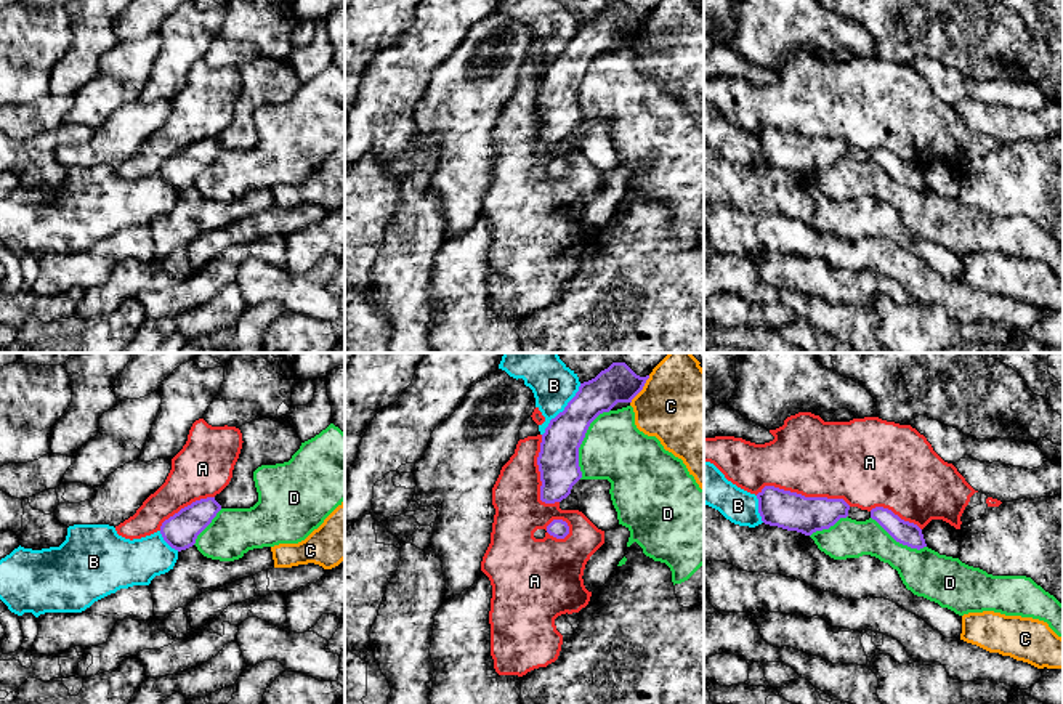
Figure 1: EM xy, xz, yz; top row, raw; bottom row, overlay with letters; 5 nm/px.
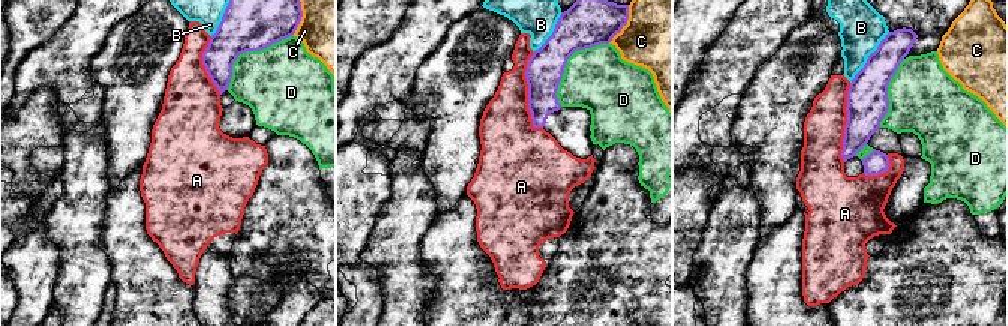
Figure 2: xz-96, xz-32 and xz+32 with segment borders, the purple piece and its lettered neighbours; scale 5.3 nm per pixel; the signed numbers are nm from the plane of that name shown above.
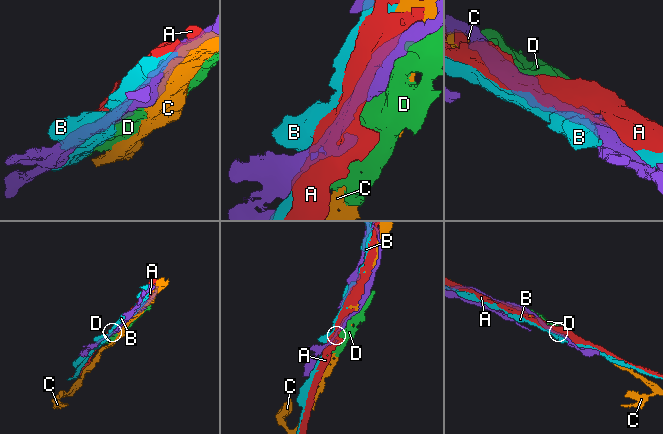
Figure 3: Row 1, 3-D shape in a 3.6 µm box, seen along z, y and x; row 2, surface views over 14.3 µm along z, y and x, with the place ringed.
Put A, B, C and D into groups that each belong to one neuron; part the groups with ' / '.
A / B / C / D

